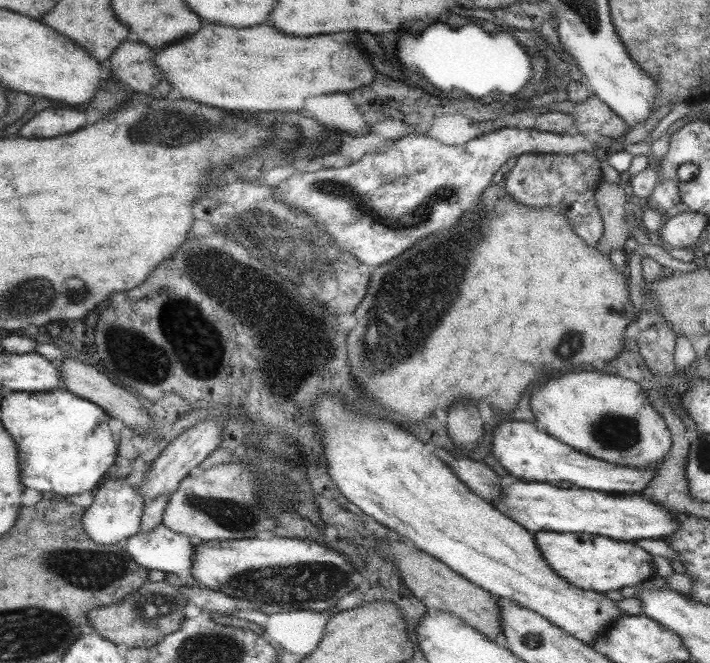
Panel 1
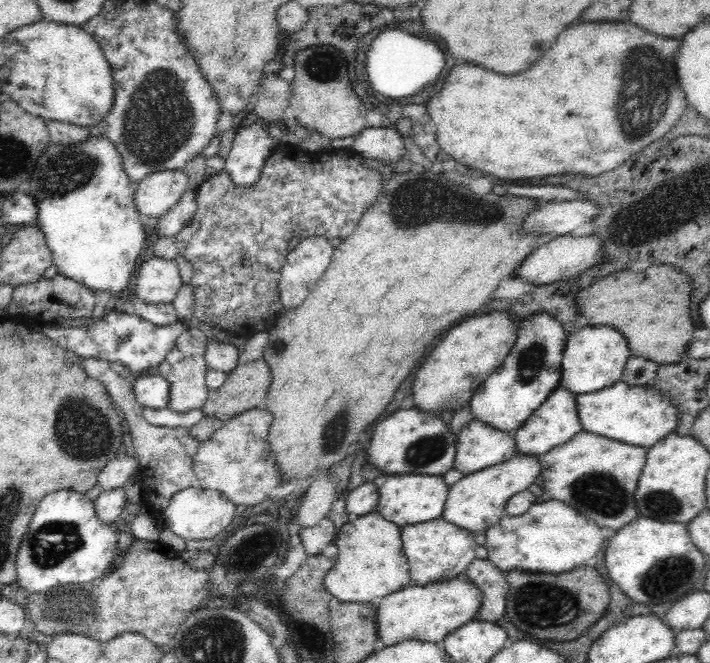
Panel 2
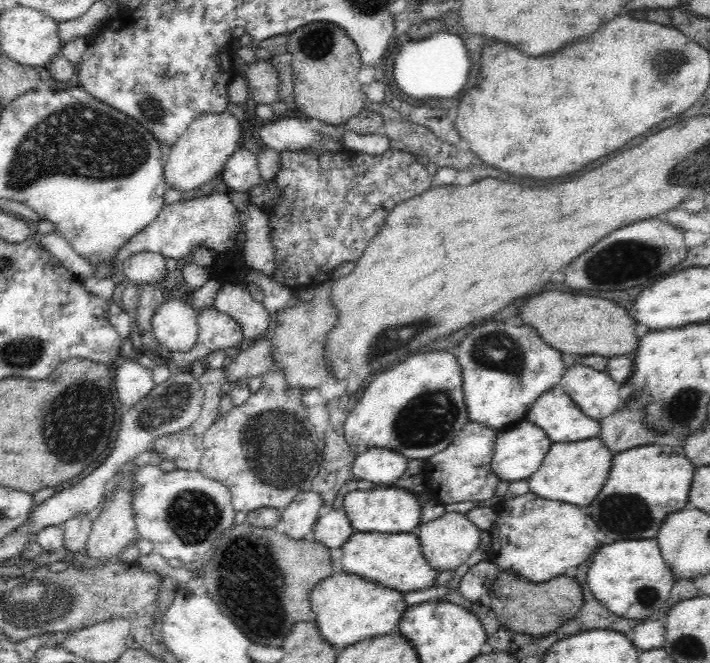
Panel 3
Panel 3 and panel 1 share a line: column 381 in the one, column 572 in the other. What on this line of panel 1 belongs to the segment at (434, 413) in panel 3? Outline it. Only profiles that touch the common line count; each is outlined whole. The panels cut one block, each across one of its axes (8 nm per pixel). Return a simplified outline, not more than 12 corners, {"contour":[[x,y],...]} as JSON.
{"contour":[[591,368],[531,392],[533,422],[617,466],[671,448],[635,382]]}

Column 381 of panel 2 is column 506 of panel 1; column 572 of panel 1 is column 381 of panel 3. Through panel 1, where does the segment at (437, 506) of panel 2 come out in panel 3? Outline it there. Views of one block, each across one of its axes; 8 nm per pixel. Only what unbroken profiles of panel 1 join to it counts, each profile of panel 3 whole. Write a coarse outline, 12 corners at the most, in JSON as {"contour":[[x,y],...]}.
{"contour":[[405,488],[356,490],[343,498],[352,528],[415,533],[421,506]]}

